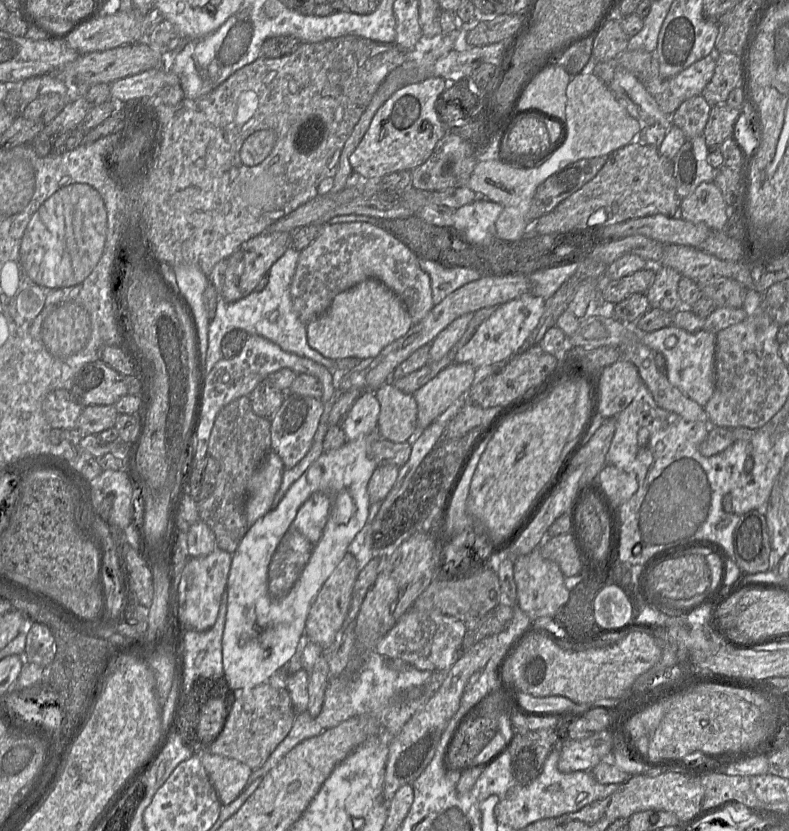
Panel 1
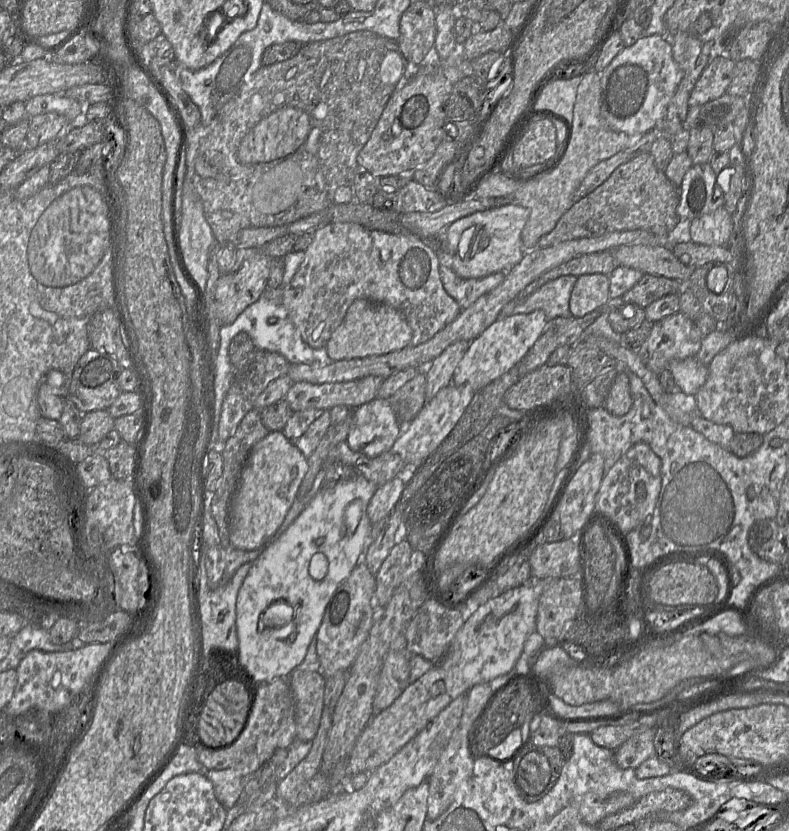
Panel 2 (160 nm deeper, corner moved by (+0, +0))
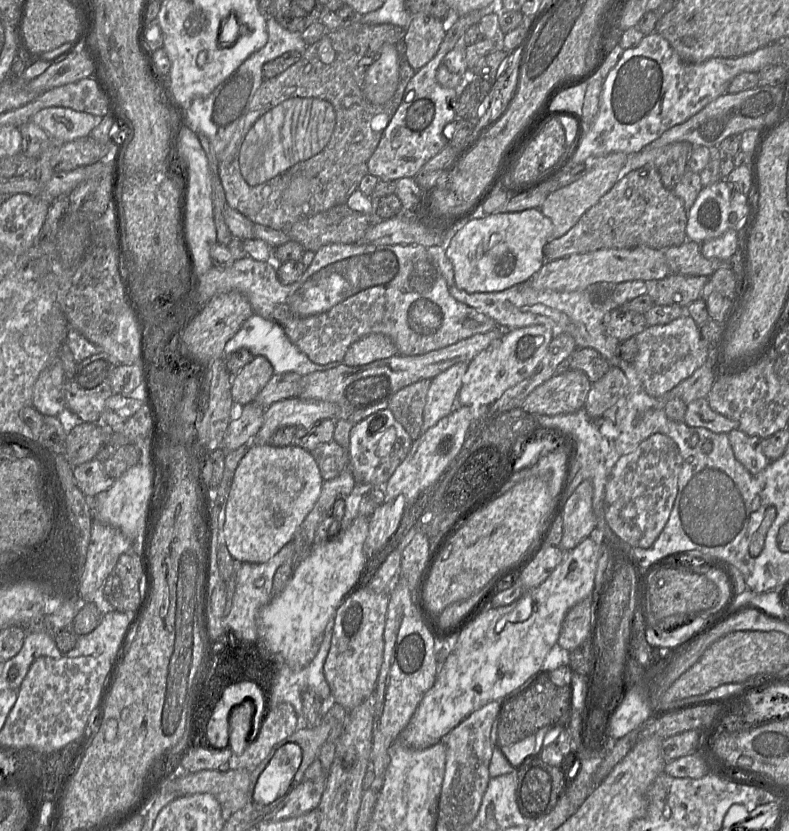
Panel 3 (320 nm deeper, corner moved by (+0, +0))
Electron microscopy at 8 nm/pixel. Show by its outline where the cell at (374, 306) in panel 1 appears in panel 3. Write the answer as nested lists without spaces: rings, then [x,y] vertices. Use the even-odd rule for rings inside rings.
[[[369,334],[353,343],[343,359],[347,366],[362,366],[398,354],[393,341],[382,334]]]

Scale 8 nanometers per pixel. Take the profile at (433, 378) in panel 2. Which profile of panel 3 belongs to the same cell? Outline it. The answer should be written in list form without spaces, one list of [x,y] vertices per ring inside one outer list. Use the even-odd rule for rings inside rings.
[[[457,363],[431,380],[423,412],[421,434],[455,409],[467,368],[467,363]]]

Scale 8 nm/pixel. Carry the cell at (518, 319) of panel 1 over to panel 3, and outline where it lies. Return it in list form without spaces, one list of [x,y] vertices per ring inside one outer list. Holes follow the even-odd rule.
[[[534,325],[505,331],[469,364],[462,378],[458,406],[493,405],[505,391],[530,377],[545,357],[553,339],[550,328]]]

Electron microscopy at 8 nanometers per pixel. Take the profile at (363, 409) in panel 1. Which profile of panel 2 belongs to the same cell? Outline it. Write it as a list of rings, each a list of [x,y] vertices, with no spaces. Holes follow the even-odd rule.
[[[375,398],[353,410],[352,421],[346,442],[349,447],[368,457],[377,457],[392,449],[401,434],[401,424],[397,419],[389,399]]]

